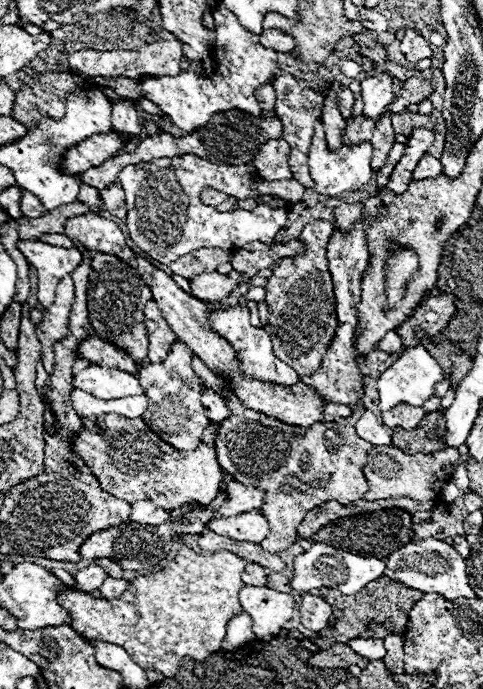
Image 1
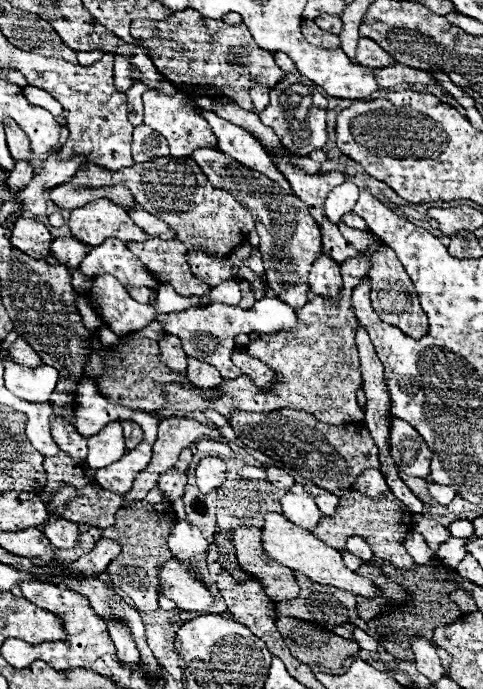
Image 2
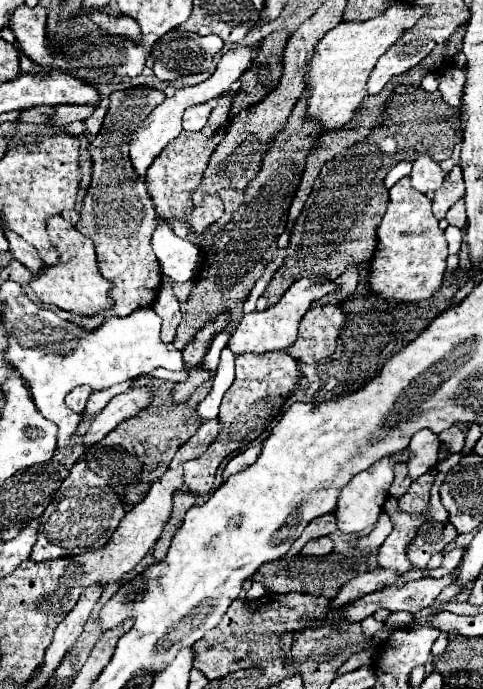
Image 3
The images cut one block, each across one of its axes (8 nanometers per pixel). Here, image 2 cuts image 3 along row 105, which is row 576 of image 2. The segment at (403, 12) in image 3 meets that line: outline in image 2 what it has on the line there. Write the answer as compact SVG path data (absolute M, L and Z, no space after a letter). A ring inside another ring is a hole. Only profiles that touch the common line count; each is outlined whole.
M272 512L266 514L266 522L262 528L262 544L264 544L264 550L268 552L268 556L274 558L278 564L292 568L294 572L302 572L304 576L308 576L310 580L314 580L322 586L336 586L340 590L348 590L348 592L364 596L368 600L372 600L380 594L380 588L376 588L376 584L372 584L368 578L362 578L344 566L340 550L326 546L312 532L292 524L282 514L272 514Z

